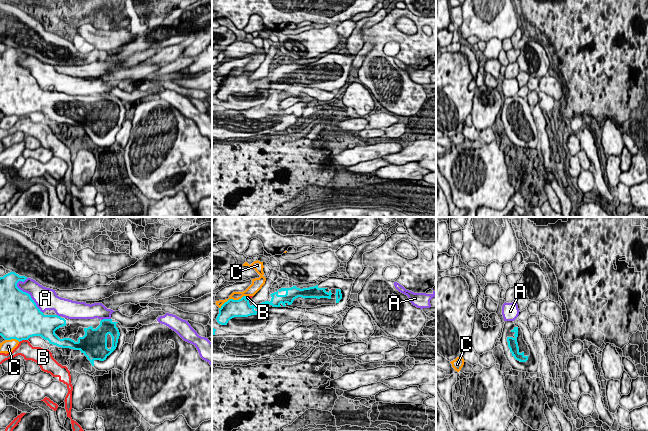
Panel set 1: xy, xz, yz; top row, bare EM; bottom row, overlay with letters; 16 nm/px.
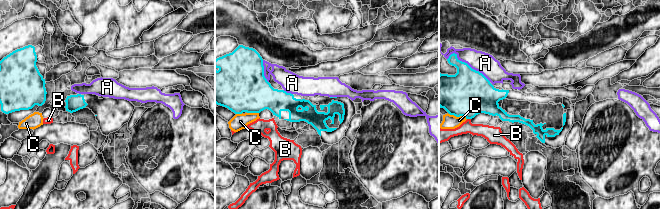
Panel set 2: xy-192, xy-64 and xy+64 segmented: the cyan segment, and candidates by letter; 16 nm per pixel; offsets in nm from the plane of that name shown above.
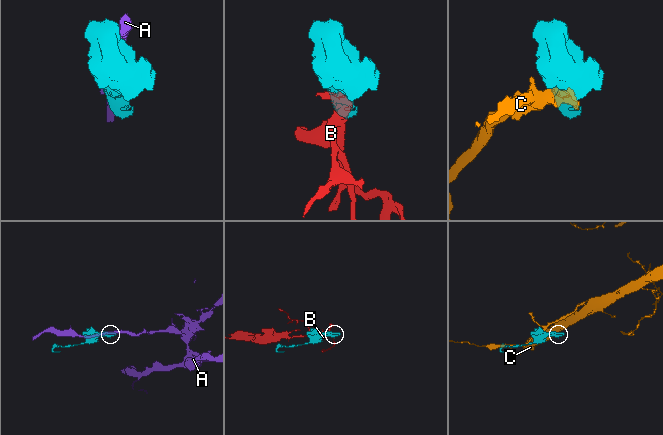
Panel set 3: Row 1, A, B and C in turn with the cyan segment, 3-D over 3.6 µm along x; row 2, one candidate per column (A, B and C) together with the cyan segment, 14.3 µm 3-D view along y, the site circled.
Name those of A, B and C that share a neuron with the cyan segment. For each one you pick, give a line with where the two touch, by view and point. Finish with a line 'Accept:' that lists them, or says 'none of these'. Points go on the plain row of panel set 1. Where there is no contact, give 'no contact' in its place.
Accept: none of these

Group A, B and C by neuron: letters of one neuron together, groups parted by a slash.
A / B / C

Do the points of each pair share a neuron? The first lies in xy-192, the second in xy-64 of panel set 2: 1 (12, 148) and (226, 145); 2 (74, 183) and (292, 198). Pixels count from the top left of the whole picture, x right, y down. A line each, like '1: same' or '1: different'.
1: same
2: same

